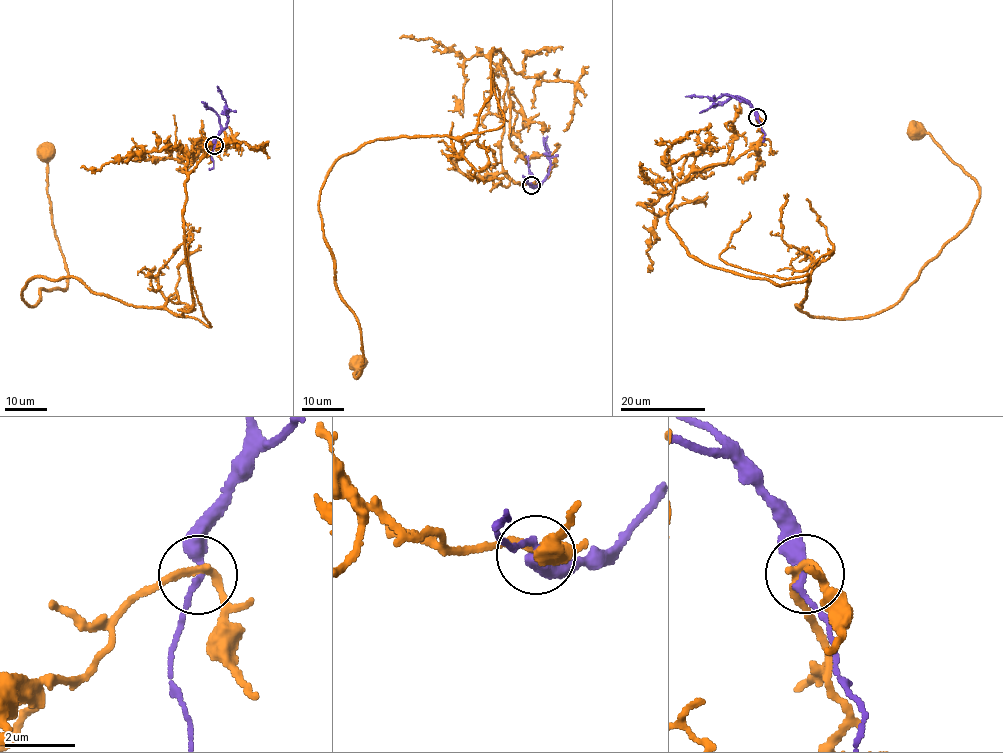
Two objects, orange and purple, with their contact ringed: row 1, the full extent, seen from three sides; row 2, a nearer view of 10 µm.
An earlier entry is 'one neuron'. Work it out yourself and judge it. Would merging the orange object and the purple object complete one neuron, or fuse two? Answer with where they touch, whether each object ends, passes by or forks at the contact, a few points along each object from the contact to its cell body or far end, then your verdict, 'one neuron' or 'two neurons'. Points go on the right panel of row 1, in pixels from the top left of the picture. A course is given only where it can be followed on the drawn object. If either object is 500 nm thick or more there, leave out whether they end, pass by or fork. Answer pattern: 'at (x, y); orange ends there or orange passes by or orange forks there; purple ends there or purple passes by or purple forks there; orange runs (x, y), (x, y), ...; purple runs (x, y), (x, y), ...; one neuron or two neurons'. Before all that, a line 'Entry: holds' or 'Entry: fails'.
Entry: fails
at (757, 117); orange passes by; purple passes by; orange runs (757, 117), (667, 223), (710, 265), (808, 280), (809, 317), (896, 304), (971, 217), (974, 177), (907, 132); purple runs (758, 117), (752, 107), (730, 95), (710, 99), (685, 96); two neurons

